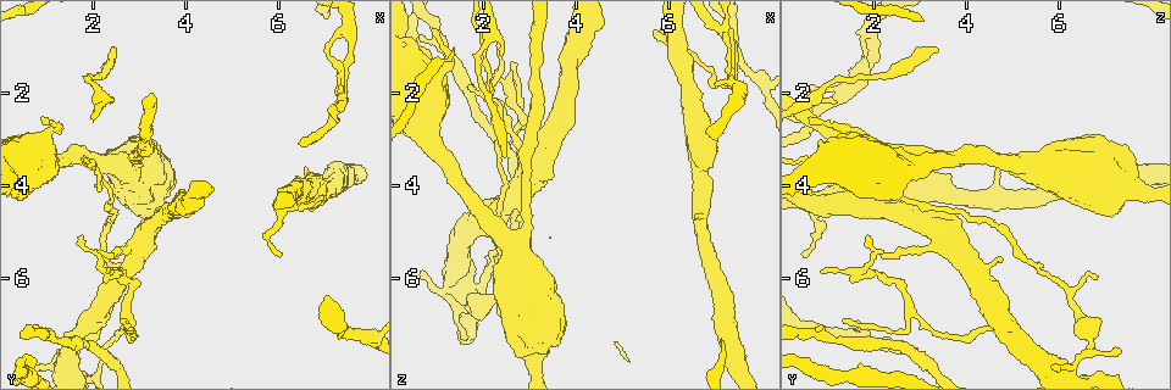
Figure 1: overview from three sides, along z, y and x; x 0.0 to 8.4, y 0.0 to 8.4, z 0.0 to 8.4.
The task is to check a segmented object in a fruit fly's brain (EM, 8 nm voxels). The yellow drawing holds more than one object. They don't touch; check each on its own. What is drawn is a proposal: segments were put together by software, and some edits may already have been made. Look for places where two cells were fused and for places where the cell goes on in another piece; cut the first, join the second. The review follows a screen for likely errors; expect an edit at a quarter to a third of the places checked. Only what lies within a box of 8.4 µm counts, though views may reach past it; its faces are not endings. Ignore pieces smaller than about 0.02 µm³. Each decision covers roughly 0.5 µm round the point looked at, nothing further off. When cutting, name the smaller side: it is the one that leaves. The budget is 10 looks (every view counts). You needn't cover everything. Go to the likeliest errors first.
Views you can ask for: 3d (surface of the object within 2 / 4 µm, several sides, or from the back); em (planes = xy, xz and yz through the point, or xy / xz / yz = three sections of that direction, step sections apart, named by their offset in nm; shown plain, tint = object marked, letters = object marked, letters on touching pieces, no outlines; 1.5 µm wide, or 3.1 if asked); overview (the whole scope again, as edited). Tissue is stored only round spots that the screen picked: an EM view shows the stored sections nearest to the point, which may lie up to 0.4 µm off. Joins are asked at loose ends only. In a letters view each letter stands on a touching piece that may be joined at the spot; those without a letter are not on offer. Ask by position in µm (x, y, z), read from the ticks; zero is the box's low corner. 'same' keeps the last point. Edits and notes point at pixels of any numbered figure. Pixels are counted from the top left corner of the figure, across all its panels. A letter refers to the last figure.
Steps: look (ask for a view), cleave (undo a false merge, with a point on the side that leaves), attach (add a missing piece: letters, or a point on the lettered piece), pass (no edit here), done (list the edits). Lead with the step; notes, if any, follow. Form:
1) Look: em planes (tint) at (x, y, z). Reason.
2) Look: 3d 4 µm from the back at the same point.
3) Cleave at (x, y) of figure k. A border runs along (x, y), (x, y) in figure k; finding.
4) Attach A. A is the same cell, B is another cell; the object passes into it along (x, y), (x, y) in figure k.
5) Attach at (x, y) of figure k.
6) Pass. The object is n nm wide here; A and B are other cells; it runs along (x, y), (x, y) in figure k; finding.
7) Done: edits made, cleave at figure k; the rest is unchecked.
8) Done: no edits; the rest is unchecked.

Look: em planes (tint) at (2.30, 5.90, 1.70). Sharp bend.

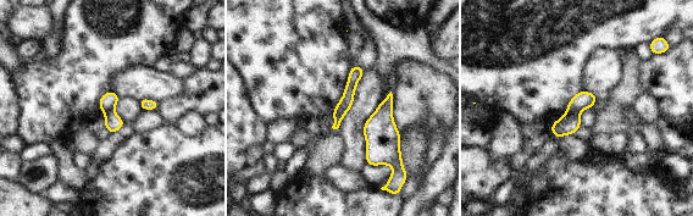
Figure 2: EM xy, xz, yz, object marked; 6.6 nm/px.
Look: em planes (letters) at the same point.

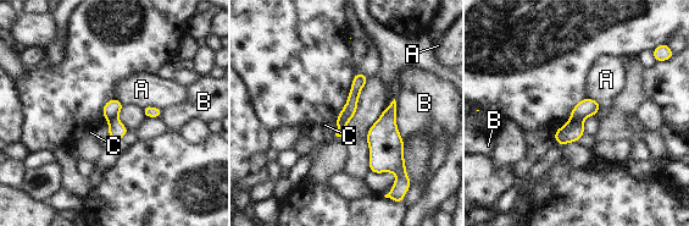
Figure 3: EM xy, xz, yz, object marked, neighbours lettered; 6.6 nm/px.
Cleave at (573, 130) of figure 3. The object is 90 nm wide here; A, B and C are other cells; a border runs along (582, 119), (571, 120) in figure 3; a second cell is stuck on.

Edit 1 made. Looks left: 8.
Look: overview. Redraw.

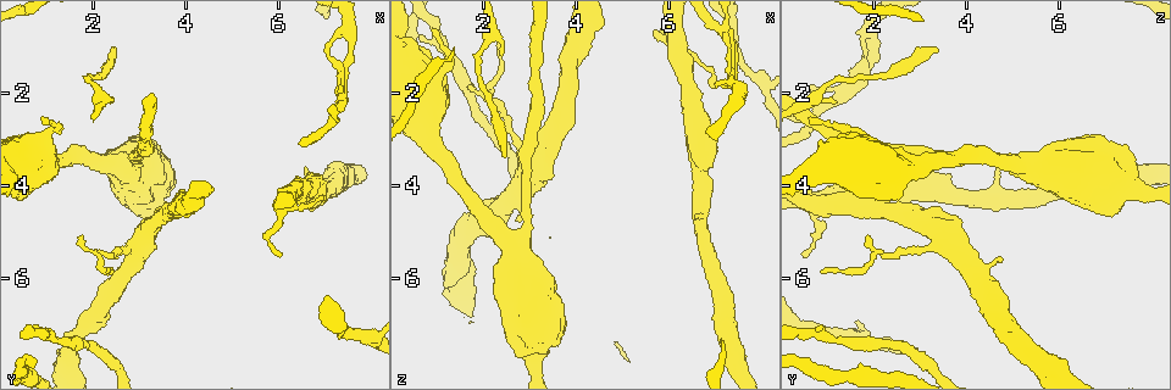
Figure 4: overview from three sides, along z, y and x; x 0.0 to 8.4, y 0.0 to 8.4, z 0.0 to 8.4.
Look: 3d 2 µm at (6.55, 3.60, 4.65). Free end.

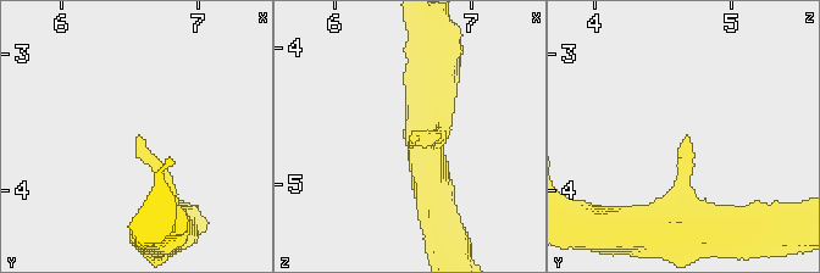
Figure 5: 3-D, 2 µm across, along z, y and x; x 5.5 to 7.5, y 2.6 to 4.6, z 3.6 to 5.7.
Look: em xy step 8 (letters) at (6.56, 3.64, 4.70). Need the tissue.

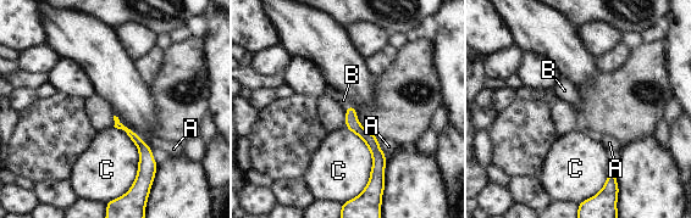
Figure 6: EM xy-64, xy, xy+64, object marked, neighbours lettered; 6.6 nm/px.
Look: em planes (letters) at the same point. Cut it another way.

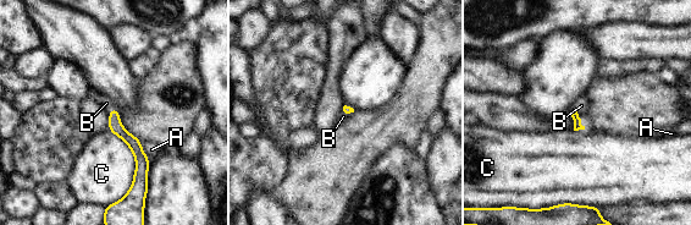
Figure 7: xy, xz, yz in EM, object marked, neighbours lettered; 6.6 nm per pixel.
Attach B. B is the same cell, A and C are other cells; the object passes into it along (115, 125), (111, 108), (106, 103) in figure 7; the cell continues.

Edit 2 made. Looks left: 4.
Look: 3d 2 µm at (0.90, 2.50, 0.65). Branch stops here.

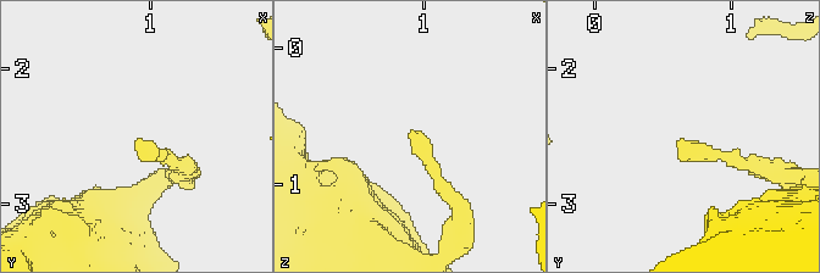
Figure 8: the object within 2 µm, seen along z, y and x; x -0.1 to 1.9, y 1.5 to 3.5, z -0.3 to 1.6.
Look: em xz step 4 (tint) at (0.88, 2.52, 0.64).

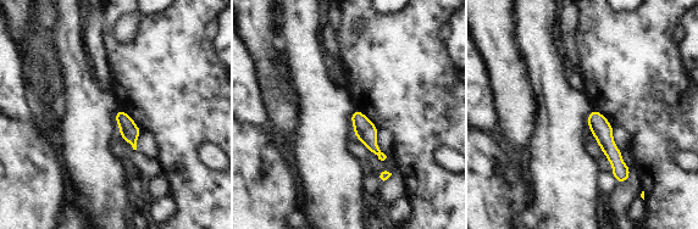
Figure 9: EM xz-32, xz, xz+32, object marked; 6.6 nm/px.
Look: em xz step 4 (letters) at the same point.

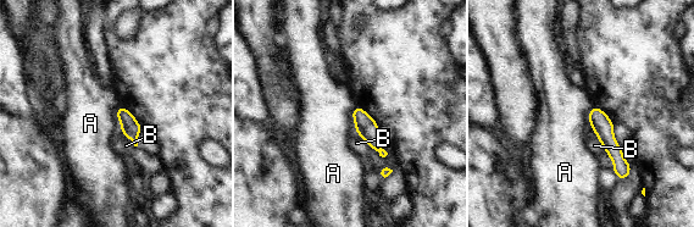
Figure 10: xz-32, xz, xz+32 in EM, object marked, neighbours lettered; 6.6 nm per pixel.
Pass. The object is 120 nm wide here; A and B are other cells; a border runs along (355, 106), (351, 117), (357, 133) in figure 10; no lettered piece goes on from it.

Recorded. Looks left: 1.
Look: em planes (letters) at (6.95, 4.25, 1.95). Branch stops here.

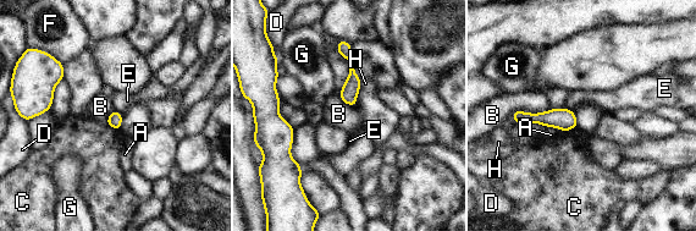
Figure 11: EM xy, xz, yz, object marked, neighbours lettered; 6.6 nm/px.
Pass. A, B, C, D, E, F, G and H are other cells; a border runs along (335, 49), (353, 108) in figure 11; no lettered piece goes on from it.

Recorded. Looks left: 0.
Done: edits made, cleave at figure 3, attach at figure 7; the rest is unchecked.

